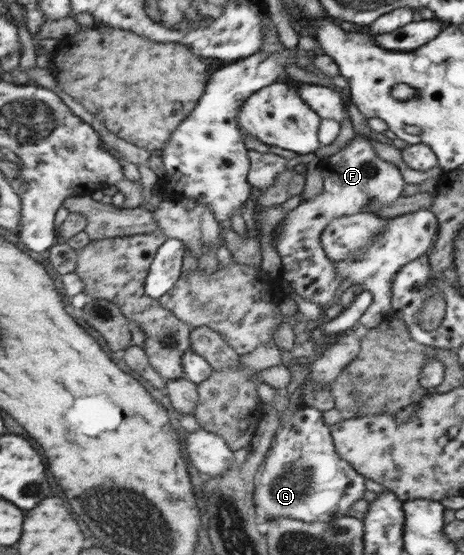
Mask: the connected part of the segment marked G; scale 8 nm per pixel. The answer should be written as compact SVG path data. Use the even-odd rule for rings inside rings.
M300 404L292 417L280 424L273 443L254 480L253 501L259 518L277 520L291 517L306 523L327 522L338 515L346 516L346 508L362 497L366 479L337 454L330 426L324 422L320 409Z

